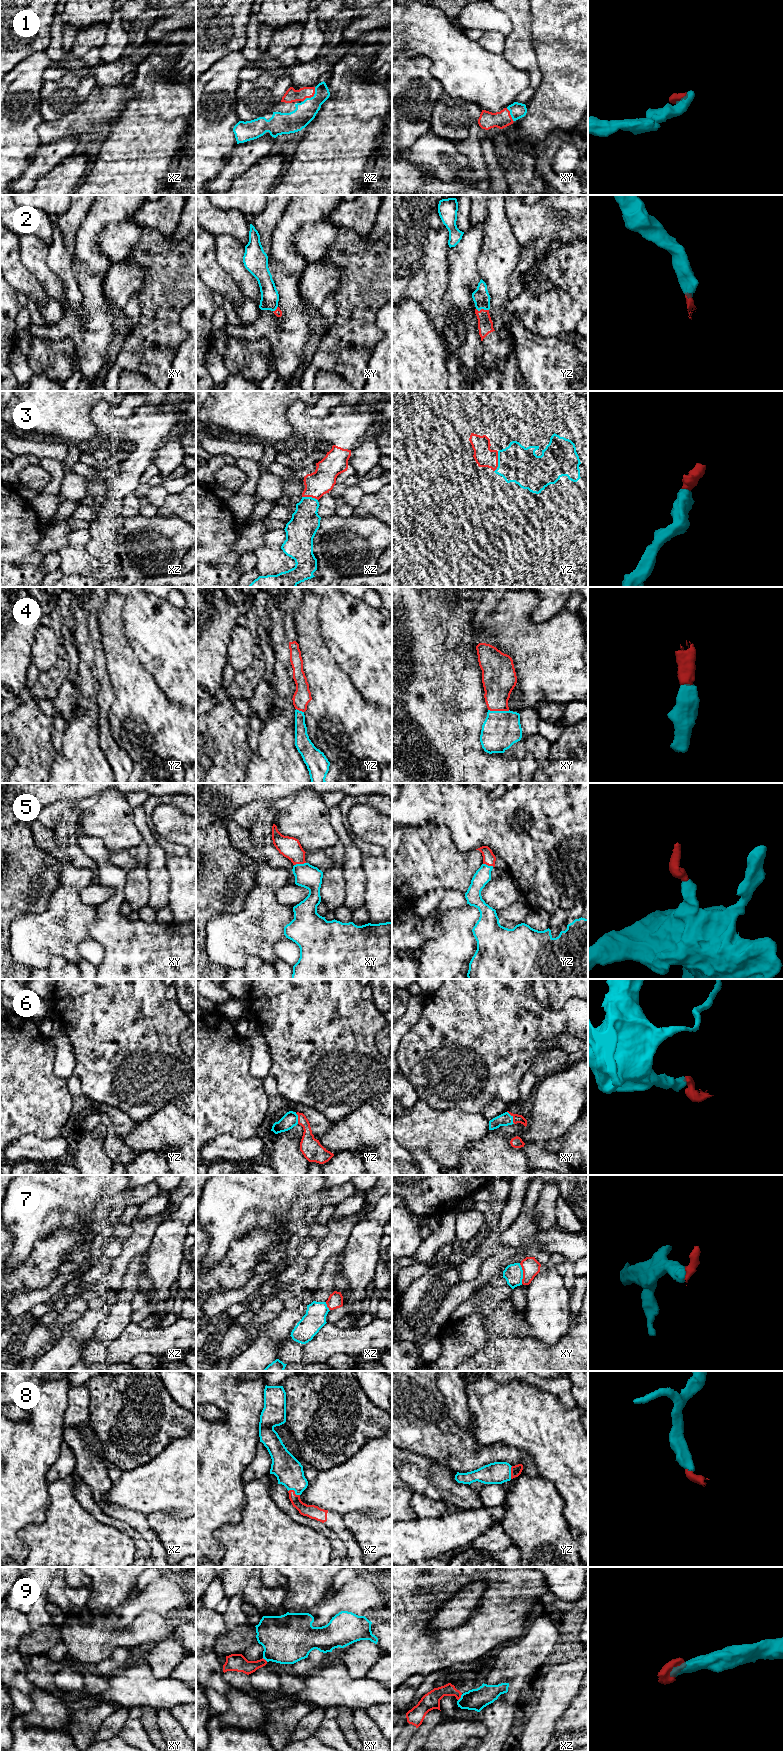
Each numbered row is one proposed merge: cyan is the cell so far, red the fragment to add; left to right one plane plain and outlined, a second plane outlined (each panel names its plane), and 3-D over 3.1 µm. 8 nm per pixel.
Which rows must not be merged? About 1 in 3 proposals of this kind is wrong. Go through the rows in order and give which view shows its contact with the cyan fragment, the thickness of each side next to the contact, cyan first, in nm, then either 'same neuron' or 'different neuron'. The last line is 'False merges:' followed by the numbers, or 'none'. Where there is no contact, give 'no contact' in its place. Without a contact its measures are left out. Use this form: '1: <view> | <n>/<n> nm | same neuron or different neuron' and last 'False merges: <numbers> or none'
1: xz | 170/110 nm | same neuron
2: yz | 140/130 nm | same neuron
3: yz | 300/160 nm | same neuron
4: xy | 300/260 nm | same neuron
5: xy | 190/170 nm | same neuron
6: xy | 110/70 nm | same neuron
7: xy | 160/140 nm | different neuron
8: xz | 220/110 nm | same neuron
9: xz | 180/140 nm | different neuron
False merges: 7, 9

